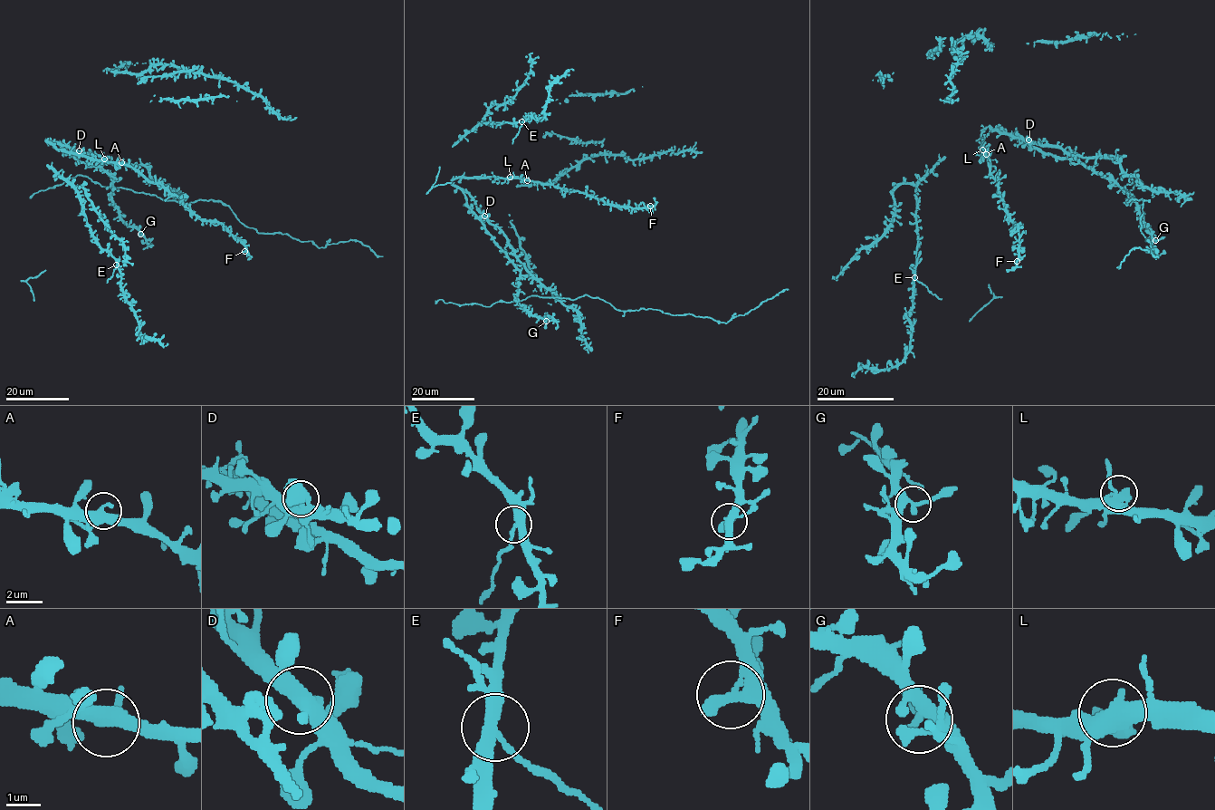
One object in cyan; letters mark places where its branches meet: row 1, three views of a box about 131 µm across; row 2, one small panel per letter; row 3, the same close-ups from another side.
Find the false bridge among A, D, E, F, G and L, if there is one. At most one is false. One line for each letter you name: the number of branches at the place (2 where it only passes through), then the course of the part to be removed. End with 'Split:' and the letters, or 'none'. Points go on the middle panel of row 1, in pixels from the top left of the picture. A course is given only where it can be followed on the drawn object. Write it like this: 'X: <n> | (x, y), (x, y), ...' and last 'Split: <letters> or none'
E: 3 | (522, 121), (511, 144)
Split: E

